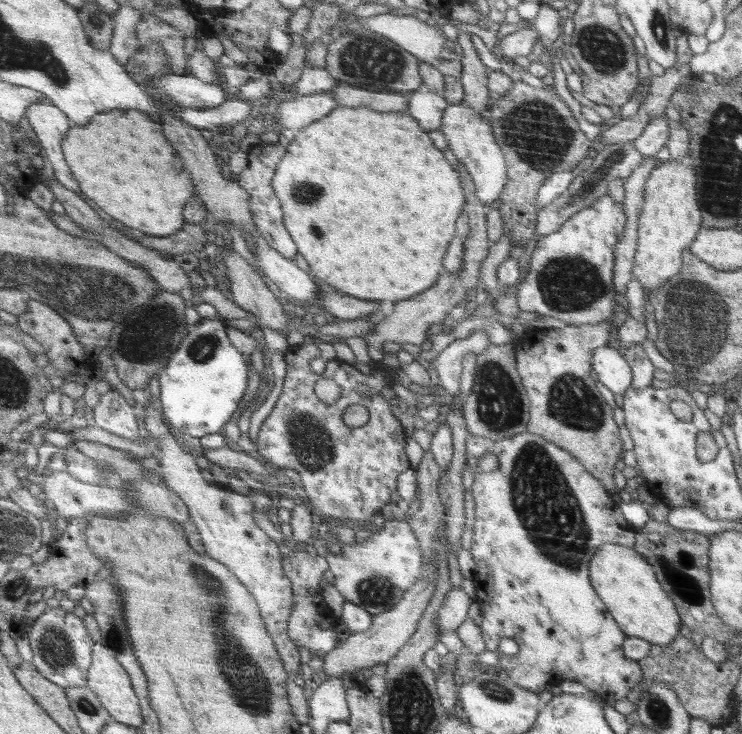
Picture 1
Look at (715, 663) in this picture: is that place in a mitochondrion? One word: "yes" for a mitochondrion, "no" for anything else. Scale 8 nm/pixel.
no

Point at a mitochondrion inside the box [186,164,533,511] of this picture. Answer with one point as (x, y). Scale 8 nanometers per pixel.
(501, 408)

